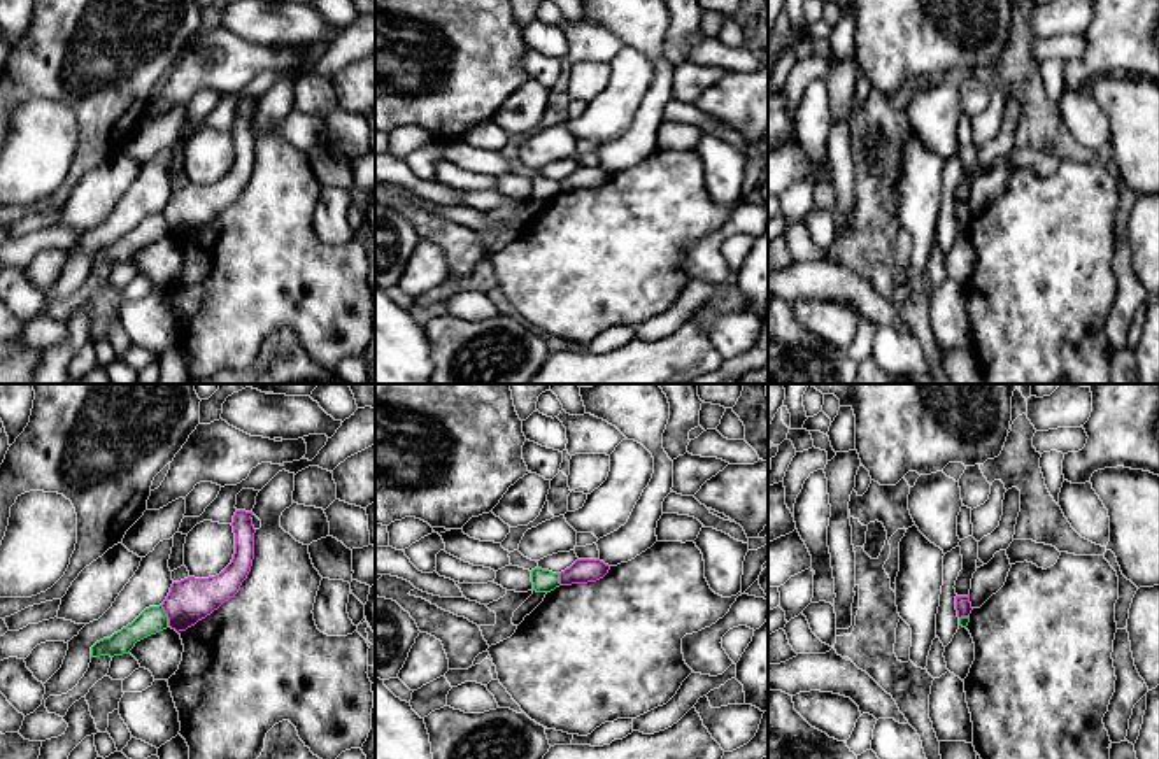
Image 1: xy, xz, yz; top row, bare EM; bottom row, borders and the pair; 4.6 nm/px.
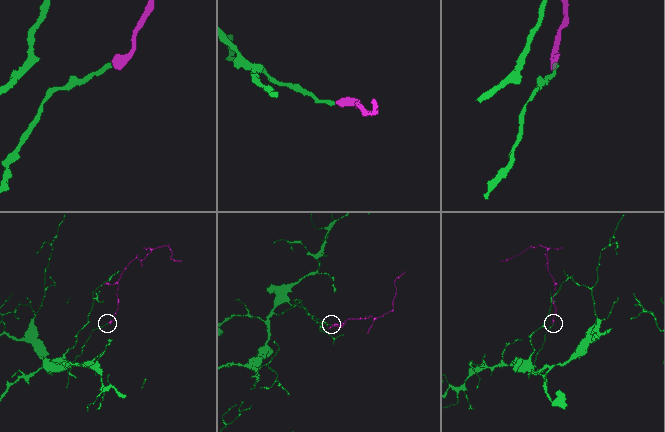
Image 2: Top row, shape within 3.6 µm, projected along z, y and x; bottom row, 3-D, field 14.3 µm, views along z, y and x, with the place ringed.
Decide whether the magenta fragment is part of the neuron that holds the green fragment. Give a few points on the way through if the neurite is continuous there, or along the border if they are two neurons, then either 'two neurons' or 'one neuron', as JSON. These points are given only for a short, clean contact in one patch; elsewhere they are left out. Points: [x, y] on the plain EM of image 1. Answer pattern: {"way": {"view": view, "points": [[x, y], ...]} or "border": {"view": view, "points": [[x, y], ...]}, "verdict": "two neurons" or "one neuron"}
{"border": {"view": "xy", "points": [[160, 212], [169, 232]]}, "verdict": "two neurons"}

